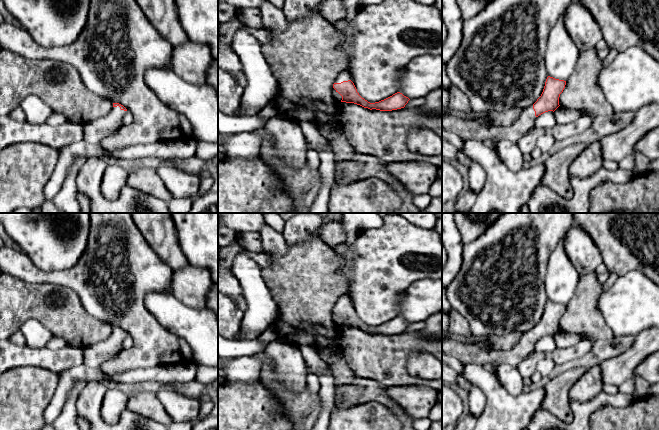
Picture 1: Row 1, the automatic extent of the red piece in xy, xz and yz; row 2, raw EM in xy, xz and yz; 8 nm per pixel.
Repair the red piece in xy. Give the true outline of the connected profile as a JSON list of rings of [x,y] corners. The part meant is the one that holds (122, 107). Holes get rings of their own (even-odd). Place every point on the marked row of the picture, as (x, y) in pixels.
[[[113,103],[112,110],[106,116],[83,125],[83,140],[101,145],[103,138],[108,137],[123,126],[122,118],[126,111],[127,109],[123,105]]]

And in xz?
[[[346,69],[342,70],[338,74],[333,84],[333,88],[342,96],[341,102],[354,103],[370,110],[397,110],[404,108],[410,100],[402,93],[397,92],[384,100],[375,103],[370,103],[359,95],[354,83],[351,81],[349,72]]]

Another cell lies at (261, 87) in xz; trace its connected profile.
[[[246,26],[237,29],[232,40],[232,48],[239,56],[243,66],[244,75],[247,78],[247,85],[244,88],[240,107],[243,109],[243,116],[255,116],[275,97],[278,84],[272,71],[261,53],[261,42],[246,30]]]

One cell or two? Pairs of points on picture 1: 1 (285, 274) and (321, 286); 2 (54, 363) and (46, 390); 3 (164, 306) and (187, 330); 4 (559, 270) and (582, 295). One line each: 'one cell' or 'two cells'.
1: one cell
2: two cells
3: one cell
4: two cells

